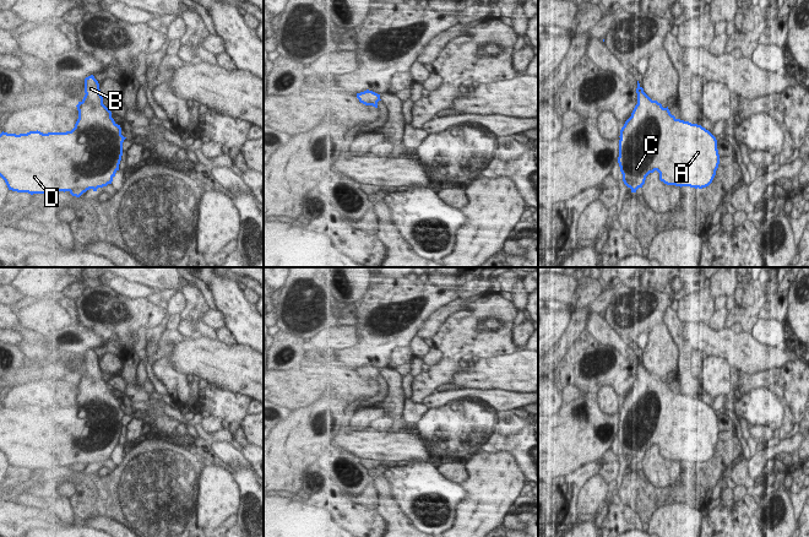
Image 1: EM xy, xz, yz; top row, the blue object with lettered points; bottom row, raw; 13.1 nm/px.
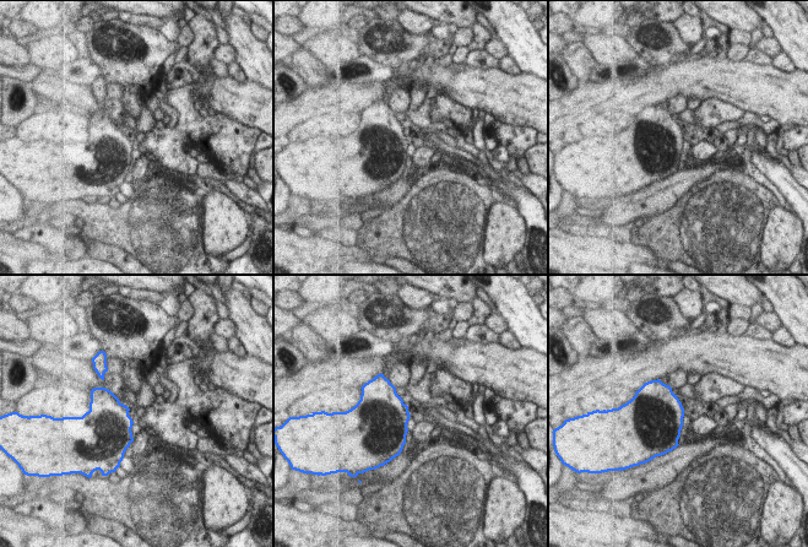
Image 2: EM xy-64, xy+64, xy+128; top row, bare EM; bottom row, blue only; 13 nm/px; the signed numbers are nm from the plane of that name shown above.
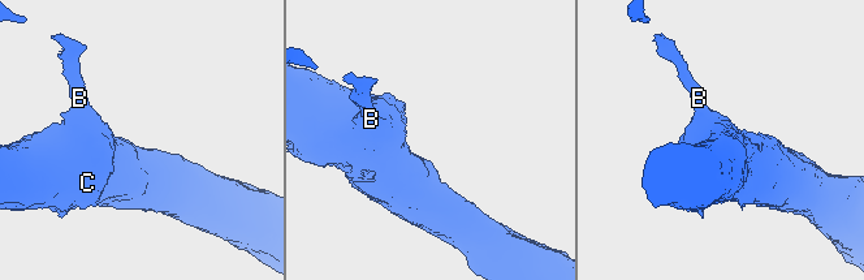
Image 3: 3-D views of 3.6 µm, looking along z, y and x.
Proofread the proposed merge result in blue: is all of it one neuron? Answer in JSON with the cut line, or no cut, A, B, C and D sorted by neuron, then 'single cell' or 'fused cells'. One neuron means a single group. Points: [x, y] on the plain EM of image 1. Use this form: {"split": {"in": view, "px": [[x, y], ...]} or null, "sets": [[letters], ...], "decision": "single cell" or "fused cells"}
{"split": null, "sets": [["A", "B", "C", "D"]], "decision": "single cell"}

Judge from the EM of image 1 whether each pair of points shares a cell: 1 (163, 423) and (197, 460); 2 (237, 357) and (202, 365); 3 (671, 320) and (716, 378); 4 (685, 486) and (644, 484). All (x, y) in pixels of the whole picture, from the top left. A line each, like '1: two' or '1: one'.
1: two
2: one
3: two
4: one

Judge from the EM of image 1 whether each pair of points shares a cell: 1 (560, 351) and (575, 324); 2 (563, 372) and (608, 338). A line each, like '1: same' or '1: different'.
1: same
2: different

